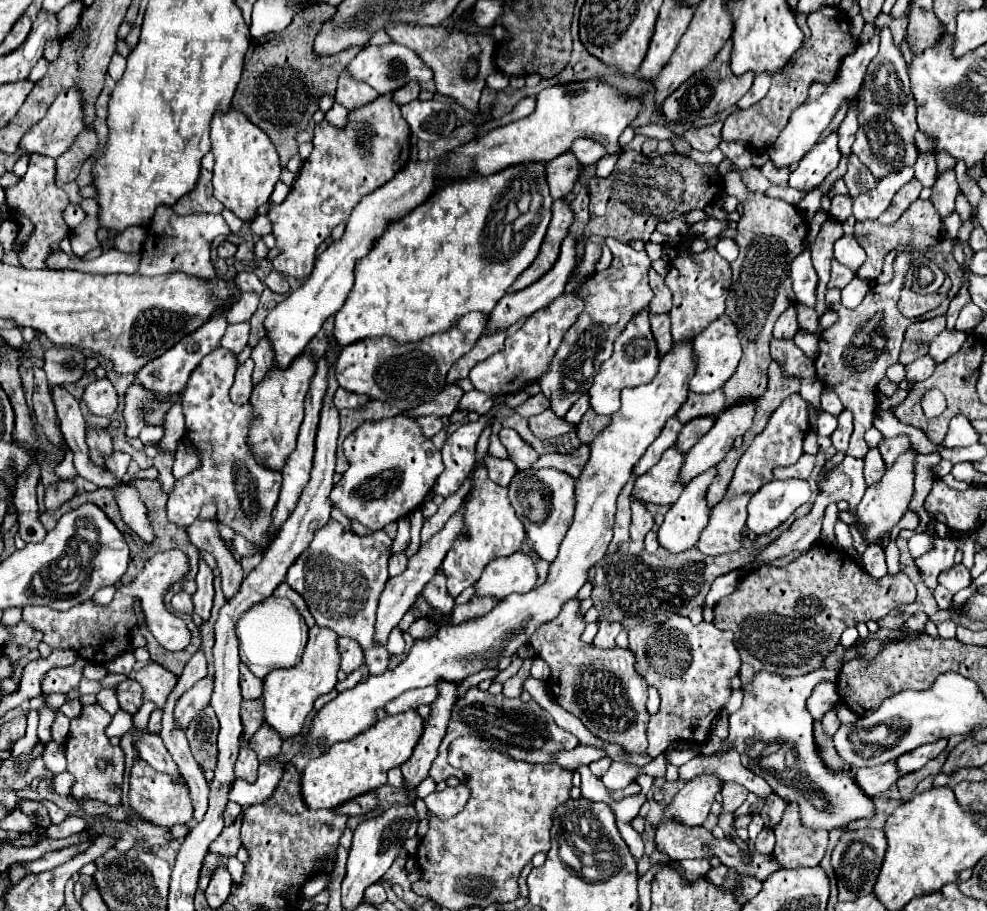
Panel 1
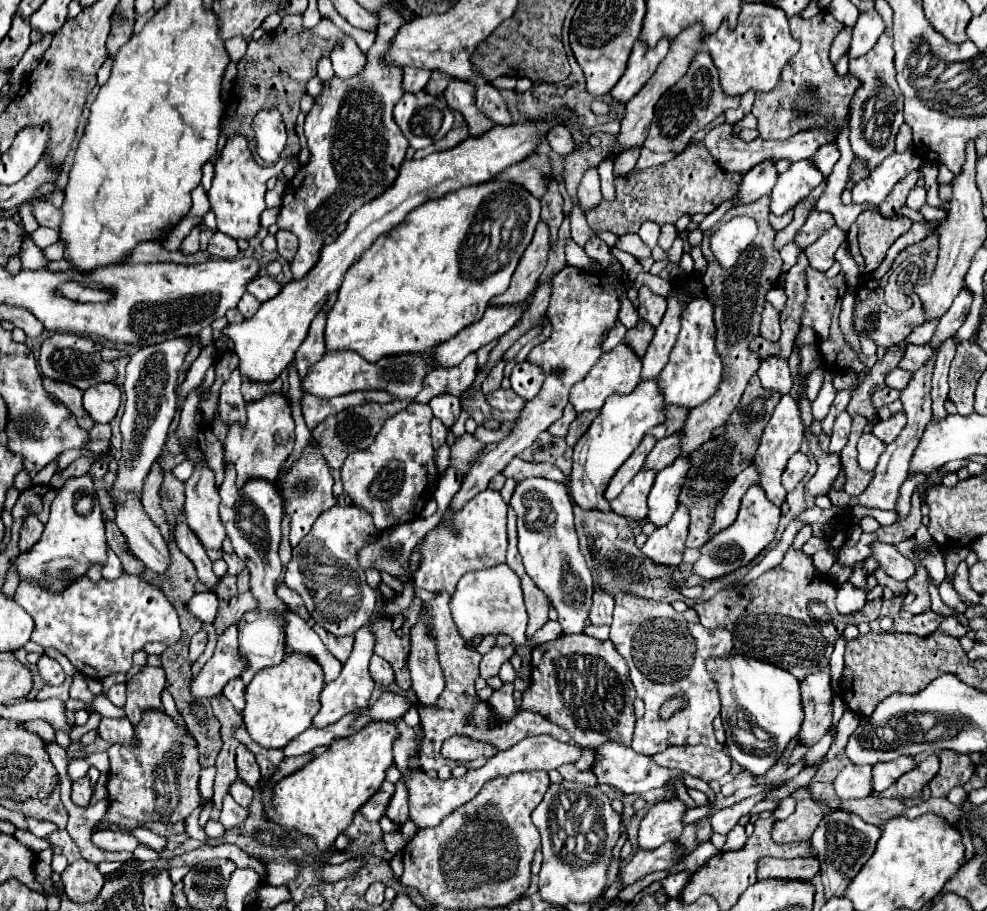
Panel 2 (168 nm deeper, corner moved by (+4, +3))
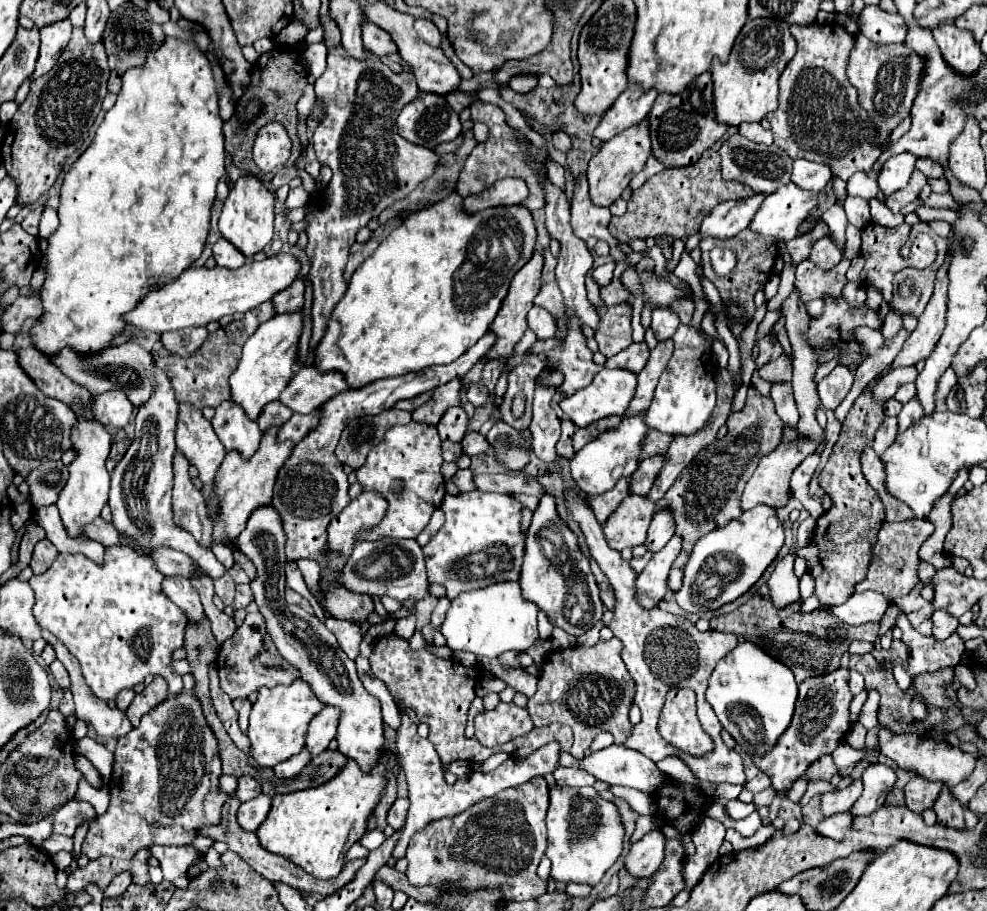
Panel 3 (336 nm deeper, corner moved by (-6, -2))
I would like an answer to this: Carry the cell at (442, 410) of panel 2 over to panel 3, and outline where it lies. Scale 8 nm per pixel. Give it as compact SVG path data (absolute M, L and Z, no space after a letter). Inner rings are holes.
M462 407L448 409L442 417L442 421L436 425L442 441L450 439L450 441L456 441L456 443L462 441L464 433L466 433L466 427L468 427L468 415L464 413Z

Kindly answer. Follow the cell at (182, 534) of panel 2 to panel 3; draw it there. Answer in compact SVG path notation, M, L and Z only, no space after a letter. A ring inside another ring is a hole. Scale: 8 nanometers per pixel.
M176 451L174 455L174 521L188 529L188 533L194 535L194 539L202 547L210 547L212 543L212 523L206 515L206 503L202 493L192 485L188 475L190 463L186 457Z

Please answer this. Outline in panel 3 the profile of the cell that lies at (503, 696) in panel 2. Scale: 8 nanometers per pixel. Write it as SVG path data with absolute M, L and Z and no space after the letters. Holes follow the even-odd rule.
M498 703L492 711L482 711L476 719L476 737L486 747L498 747L514 737L526 735L534 729L526 709L516 707L514 703Z

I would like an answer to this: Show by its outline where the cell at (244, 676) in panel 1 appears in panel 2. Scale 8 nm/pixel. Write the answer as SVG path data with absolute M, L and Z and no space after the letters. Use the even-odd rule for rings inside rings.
M236 678L236 680L230 680L228 684L226 684L226 688L224 688L224 696L234 704L234 708L236 710L242 710L244 708L244 682L242 682L242 678Z

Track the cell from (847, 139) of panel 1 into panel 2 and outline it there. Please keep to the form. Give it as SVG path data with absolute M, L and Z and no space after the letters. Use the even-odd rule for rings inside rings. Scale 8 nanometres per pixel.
M828 142L824 144L822 148L818 148L818 152L812 156L814 164L818 166L818 170L828 176L832 172L832 166L838 162L840 158L840 150L838 150L838 144L836 142Z

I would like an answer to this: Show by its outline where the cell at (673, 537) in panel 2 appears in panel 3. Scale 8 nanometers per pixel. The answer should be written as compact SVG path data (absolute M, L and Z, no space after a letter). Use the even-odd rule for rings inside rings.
M674 535L672 541L666 543L666 547L662 551L654 553L654 557L646 565L646 569L636 577L636 601L644 609L654 609L660 603L660 599L664 597L664 593L668 591L666 577L668 577L668 571L670 571L674 559L678 557L680 549L682 549L682 539L678 535Z

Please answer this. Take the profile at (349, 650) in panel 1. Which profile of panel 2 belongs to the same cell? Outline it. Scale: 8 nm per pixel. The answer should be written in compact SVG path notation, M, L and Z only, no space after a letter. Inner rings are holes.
M314 628L320 636L320 640L324 642L324 646L328 648L328 652L332 652L332 656L336 656L342 664L348 660L350 652L352 652L352 644L354 644L354 636L334 636L330 632L326 632L324 628Z

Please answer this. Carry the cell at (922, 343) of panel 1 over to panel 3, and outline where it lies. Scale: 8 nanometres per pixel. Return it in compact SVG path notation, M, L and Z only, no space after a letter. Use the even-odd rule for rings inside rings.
M868 387L856 399L854 407L846 415L842 423L840 439L834 445L832 455L818 477L820 487L832 497L834 507L816 521L814 541L798 549L796 555L806 559L806 567L808 567L806 571L814 577L814 583L816 583L814 595L818 597L820 605L826 605L826 607L842 605L854 593L854 585L862 581L862 577L866 577L866 569L872 557L872 547L874 547L874 541L878 539L878 529L884 523L884 505L880 503L878 493L866 483L860 469L862 449L872 441L882 421L884 421L882 405L872 401L872 387Z

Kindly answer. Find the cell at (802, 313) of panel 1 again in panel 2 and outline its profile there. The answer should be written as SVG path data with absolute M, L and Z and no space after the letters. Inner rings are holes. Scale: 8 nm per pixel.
M776 286L774 290L770 290L770 292L766 294L766 298L768 298L768 302L772 302L772 306L776 306L780 312L784 310L786 300L788 300L788 296L786 296L786 292L784 292L782 286Z

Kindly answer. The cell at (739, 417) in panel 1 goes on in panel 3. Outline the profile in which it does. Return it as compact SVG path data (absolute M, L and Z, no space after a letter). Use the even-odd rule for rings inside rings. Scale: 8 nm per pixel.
M668 509L658 511L656 517L650 523L648 537L646 537L644 545L648 547L648 551L656 553L656 551L660 551L672 539L672 535L674 535L674 519L672 519L670 511Z

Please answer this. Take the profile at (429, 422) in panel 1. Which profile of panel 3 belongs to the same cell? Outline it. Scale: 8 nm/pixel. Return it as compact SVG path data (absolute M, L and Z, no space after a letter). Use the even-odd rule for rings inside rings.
M442 441L442 453L444 453L444 461L458 461L462 455L462 449L458 443Z

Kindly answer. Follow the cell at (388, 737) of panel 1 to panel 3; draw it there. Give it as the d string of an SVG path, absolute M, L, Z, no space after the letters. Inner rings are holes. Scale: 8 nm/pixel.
M388 749L382 753L380 765L372 773L362 773L354 761L348 759L342 773L332 781L306 791L288 795L276 795L266 821L258 827L256 835L260 845L276 853L316 879L332 879L344 867L346 851L364 835L368 813L380 803L384 793L384 765L388 761Z

